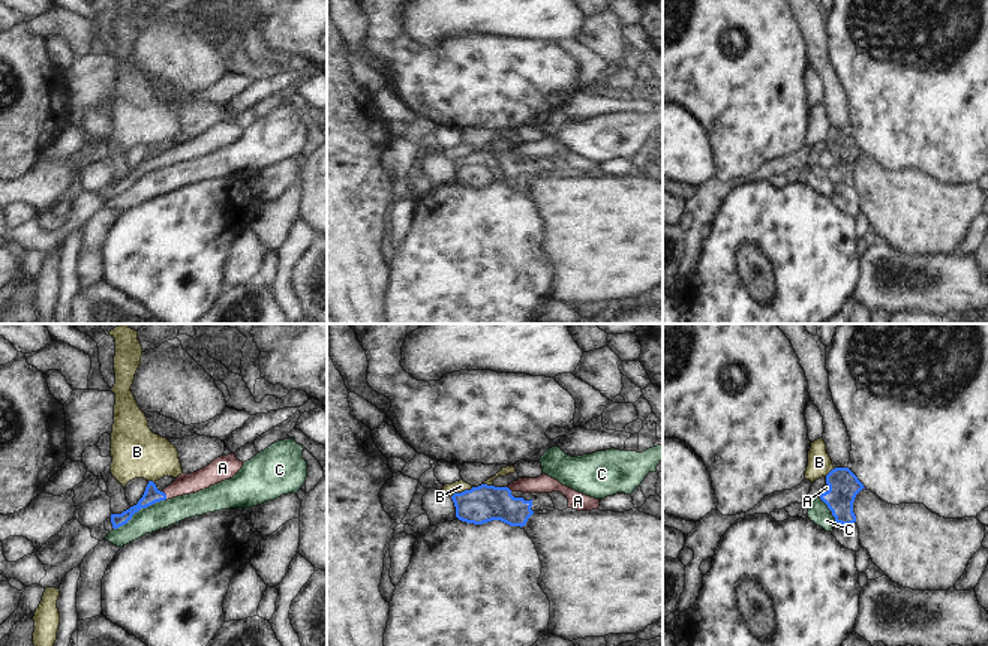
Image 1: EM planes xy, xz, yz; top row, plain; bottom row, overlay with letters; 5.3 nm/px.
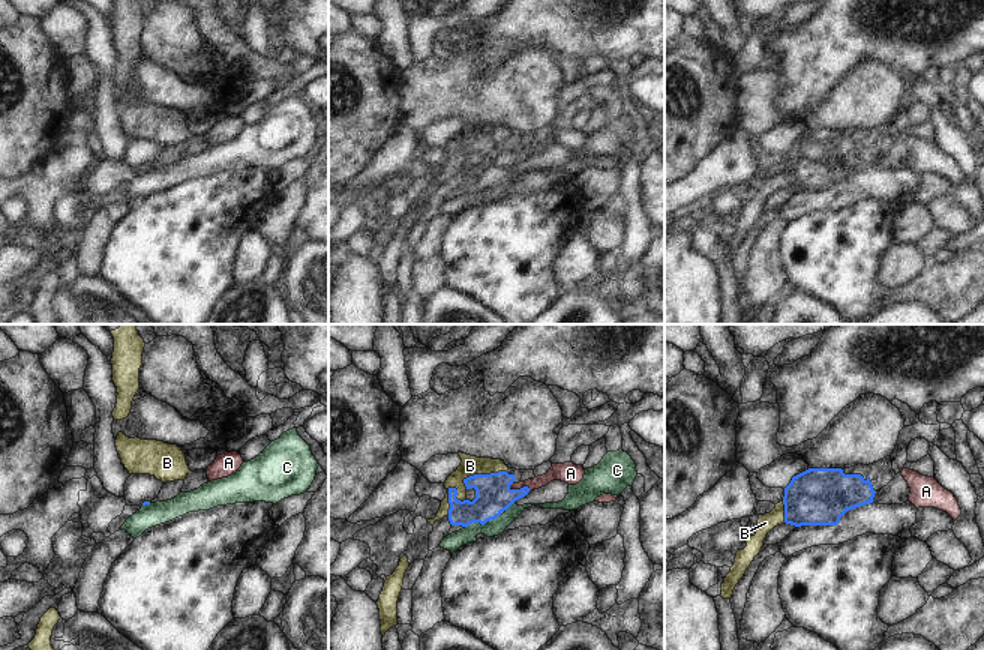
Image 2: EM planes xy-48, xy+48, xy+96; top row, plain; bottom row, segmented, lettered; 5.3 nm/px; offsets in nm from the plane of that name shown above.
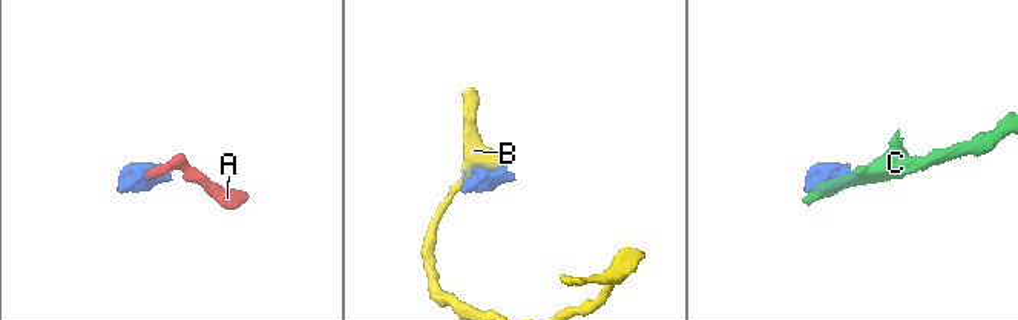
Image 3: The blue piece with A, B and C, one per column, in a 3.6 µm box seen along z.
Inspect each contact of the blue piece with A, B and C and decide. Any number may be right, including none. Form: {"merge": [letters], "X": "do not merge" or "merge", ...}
{"merge": ["A"], "A": "merge", "B": "do not merge", "C": "do not merge"}

